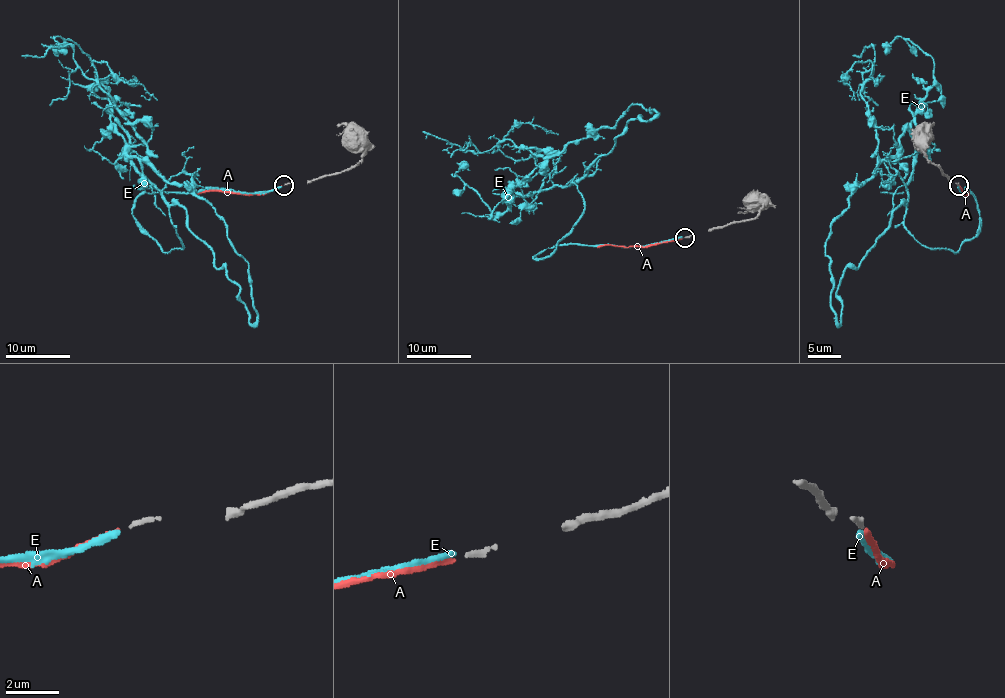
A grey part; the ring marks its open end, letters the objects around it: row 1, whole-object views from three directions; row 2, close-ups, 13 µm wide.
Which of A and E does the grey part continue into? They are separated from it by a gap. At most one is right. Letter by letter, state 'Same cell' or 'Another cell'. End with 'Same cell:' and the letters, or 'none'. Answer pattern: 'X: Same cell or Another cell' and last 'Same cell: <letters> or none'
A: Same cell
E: Another cell
Same cell: A

